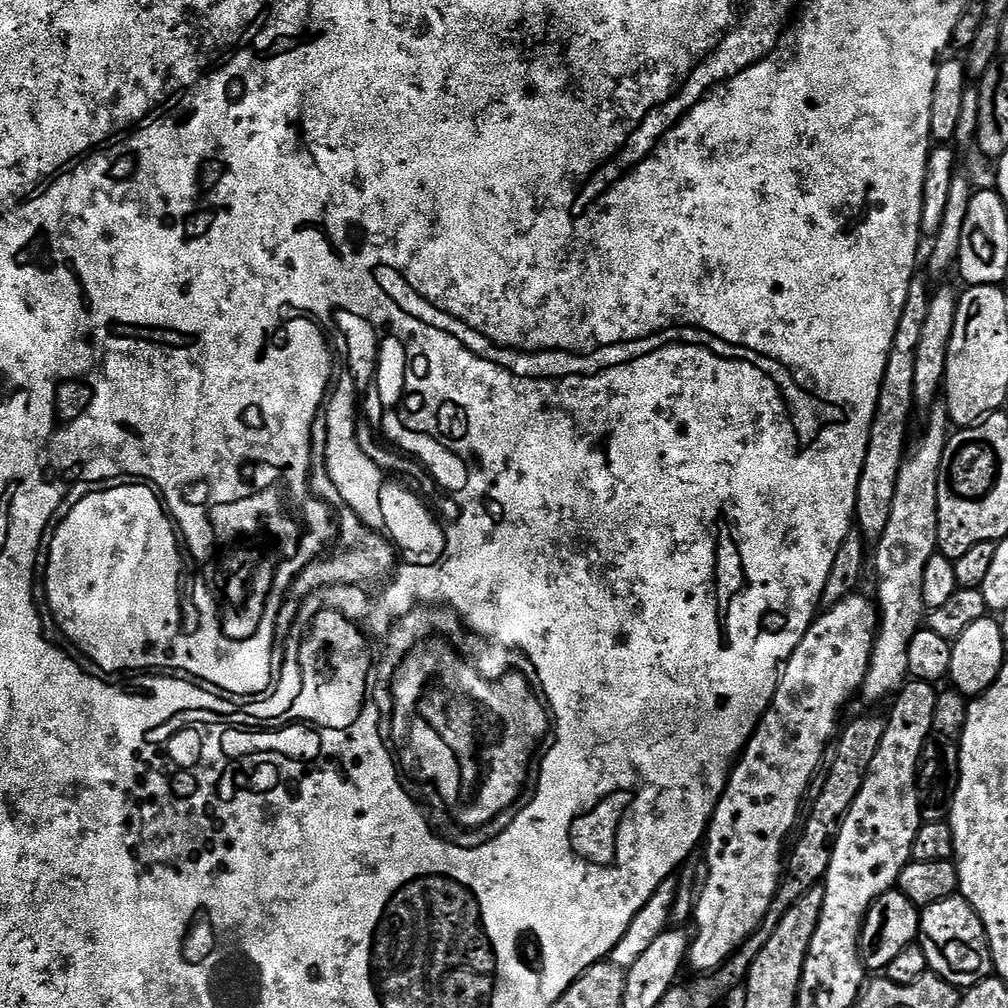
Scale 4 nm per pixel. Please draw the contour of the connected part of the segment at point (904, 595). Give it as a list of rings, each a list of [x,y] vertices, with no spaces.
[[[936,406],[927,413],[928,425],[920,441],[911,445],[905,455],[904,465],[898,474],[898,486],[894,490],[894,506],[890,510],[890,522],[886,534],[875,541],[876,592],[874,599],[880,613],[880,626],[870,654],[870,666],[866,670],[864,684],[859,695],[868,704],[895,697],[909,679],[910,638],[920,631],[926,620],[922,598],[922,570],[926,562],[937,555],[938,545],[938,478],[942,466],[942,454],[948,445],[950,421],[948,409]]]

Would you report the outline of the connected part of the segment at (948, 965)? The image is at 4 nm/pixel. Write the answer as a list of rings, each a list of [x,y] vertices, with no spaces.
[[[957,894],[920,913],[920,949],[926,954],[929,969],[936,972],[955,988],[967,990],[978,982],[993,975],[992,951],[988,945],[988,935],[982,926],[982,918]]]

